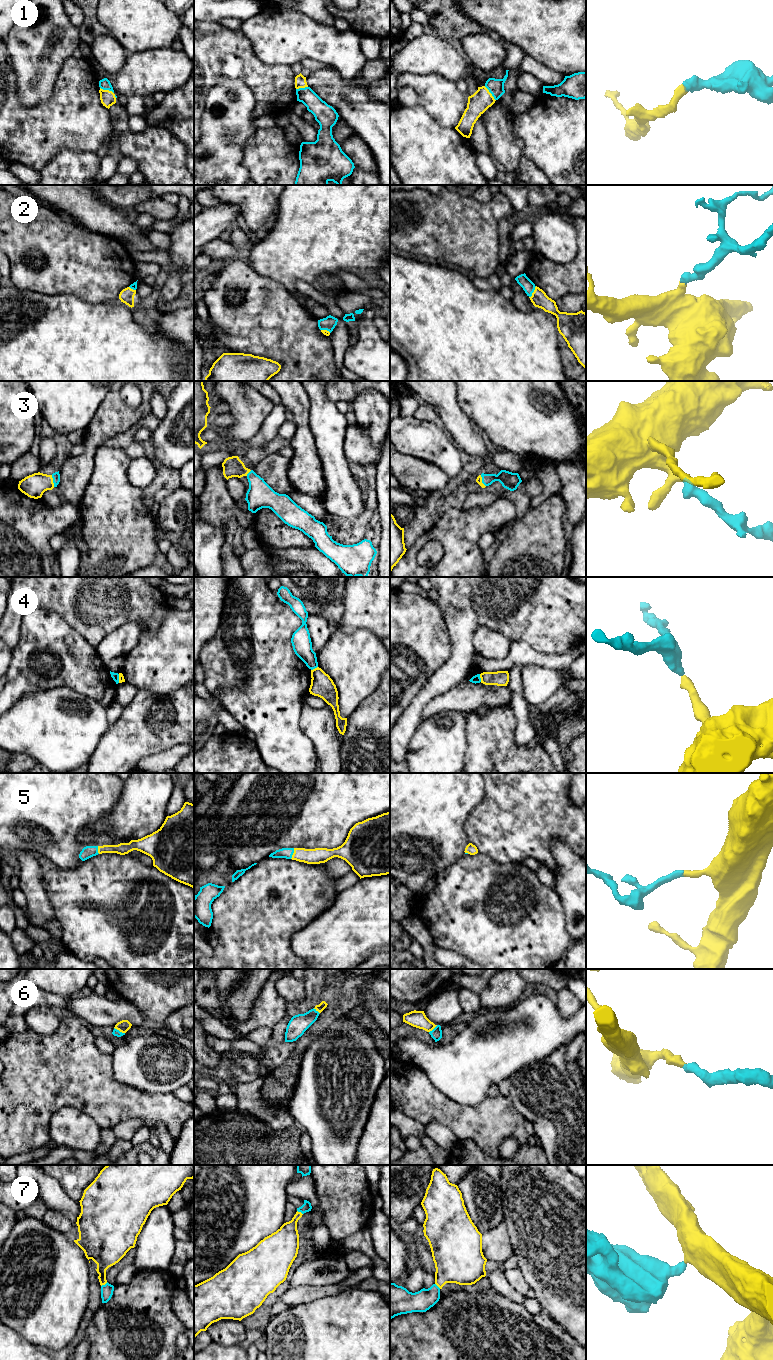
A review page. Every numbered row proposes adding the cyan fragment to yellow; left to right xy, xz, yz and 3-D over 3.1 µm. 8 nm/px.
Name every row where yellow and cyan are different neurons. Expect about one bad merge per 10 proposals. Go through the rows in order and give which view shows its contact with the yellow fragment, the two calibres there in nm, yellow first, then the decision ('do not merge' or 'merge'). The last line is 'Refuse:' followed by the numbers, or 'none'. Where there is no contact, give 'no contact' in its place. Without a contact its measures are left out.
1: contact in yz; calibres 170 and 130 nm; merge
2: contact in yz; calibres 130 and 100 nm; merge
3: contact in xy; calibres 180 and 60 nm; merge
4: contact in yz; calibres 130 and 70 nm; do not merge
5: contact in xz; calibres 130 and 90 nm; merge
6: contact in xy; calibres 100 and 50 nm; merge
7: contact in xy; calibres 220 and 100 nm; merge
Refuse: 4

